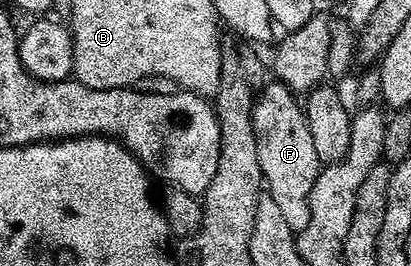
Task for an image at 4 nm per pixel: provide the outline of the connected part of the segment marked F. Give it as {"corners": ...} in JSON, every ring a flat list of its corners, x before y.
{"corners":[[271,81,254,100,252,125,266,194,273,197,289,229,298,233,309,225,309,193,313,193,313,181,317,181,321,164,309,133,306,110,295,99,283,83]]}

